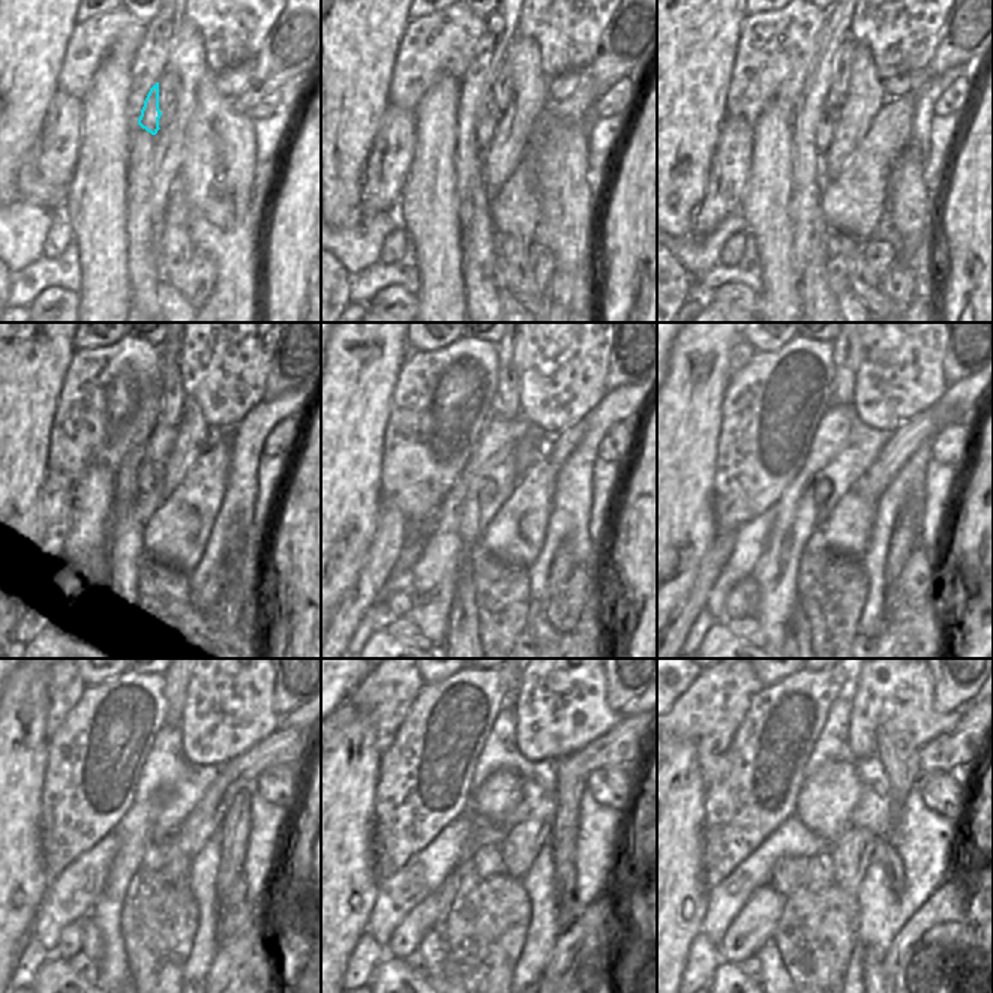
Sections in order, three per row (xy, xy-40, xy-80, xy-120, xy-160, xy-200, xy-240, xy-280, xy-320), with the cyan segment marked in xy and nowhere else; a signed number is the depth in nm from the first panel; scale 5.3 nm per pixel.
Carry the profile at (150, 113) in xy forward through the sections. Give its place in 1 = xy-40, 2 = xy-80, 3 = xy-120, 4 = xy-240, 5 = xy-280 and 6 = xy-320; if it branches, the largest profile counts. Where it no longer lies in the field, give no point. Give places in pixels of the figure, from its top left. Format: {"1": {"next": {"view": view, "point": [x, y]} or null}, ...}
{"1": {"next": {"view": "xy-40", "point": [488, 120]}}, "2": {"next": {"view": "xy-80", "point": [825, 128]}}, "3": {"next": {"view": "xy-120", "point": [150, 497]}}, "4": {"next": {"view": "xy-240", "point": [153, 858]}}, "5": {"next": {"view": "xy-280", "point": [488, 861]}}, "6": {"next": {"view": "xy-320", "point": [822, 864]}}}

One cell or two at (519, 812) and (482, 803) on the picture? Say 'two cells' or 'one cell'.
two cells

